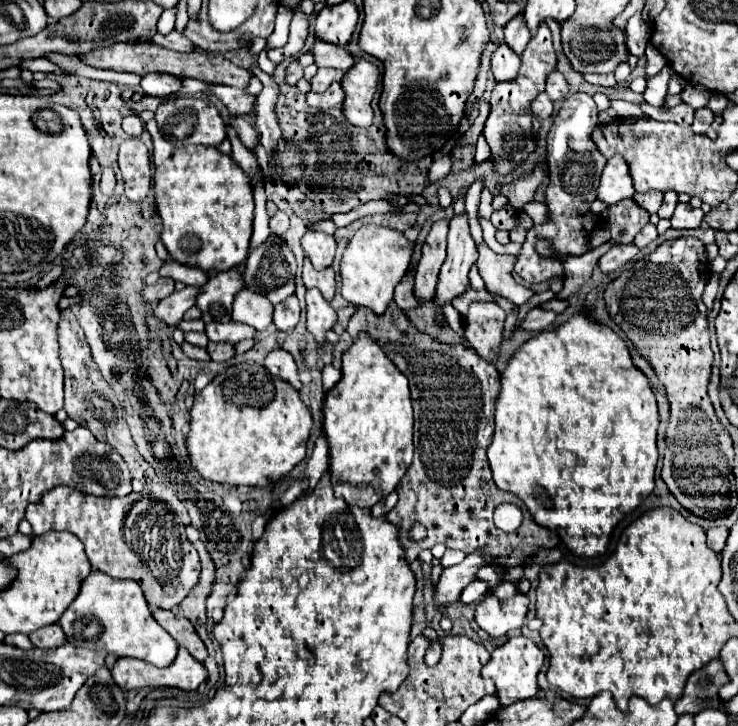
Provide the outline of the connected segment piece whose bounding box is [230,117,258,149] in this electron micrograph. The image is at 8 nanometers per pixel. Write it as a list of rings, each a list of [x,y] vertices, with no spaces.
[[[234,117],[230,125],[232,125],[232,129],[236,131],[236,135],[240,137],[240,141],[242,141],[248,149],[252,149],[252,147],[258,145],[258,133],[256,133],[256,129],[254,129],[244,117]]]

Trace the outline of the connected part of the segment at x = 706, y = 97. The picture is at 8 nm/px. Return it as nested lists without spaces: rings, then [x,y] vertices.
[[[691,85],[682,91],[681,98],[683,102],[689,104],[694,109],[699,109],[707,105],[712,95],[712,91],[708,91],[701,85]]]

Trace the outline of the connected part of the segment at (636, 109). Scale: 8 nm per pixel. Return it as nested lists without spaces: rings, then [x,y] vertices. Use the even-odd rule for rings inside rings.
[[[610,101],[612,107],[616,109],[618,117],[624,117],[624,119],[642,119],[646,117],[640,109],[640,105],[634,105],[634,103],[626,103],[626,101]]]

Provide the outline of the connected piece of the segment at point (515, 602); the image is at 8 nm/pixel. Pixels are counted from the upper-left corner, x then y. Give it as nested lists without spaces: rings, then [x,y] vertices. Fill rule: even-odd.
[[[516,593],[512,599],[500,601],[496,595],[482,599],[476,607],[476,623],[490,637],[504,637],[510,629],[524,625],[528,611],[528,597]]]

